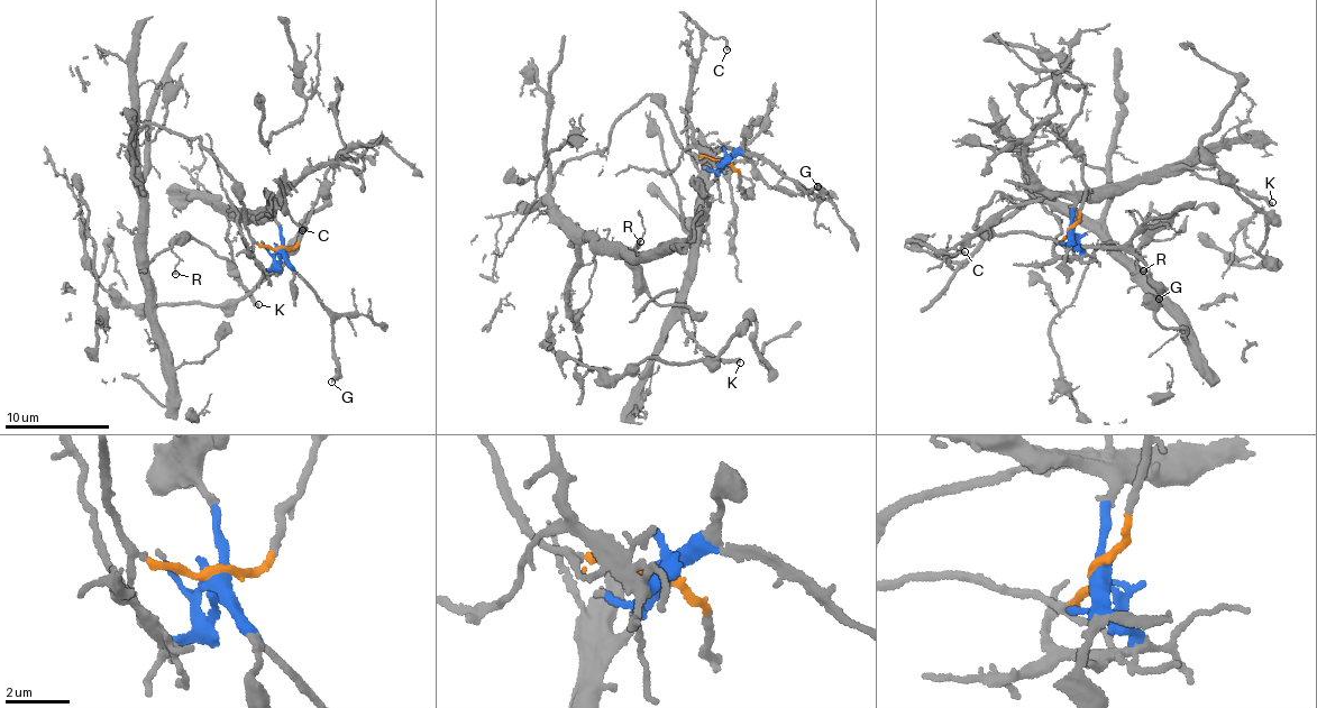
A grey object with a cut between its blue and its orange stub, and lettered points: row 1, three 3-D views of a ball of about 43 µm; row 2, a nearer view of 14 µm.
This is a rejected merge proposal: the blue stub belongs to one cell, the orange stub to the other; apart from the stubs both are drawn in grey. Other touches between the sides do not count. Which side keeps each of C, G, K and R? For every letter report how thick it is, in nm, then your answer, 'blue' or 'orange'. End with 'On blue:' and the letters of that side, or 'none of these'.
C: 160 nm | blue
G: 260 nm | blue
K: 280 nm | blue
R: 120 nm | orange
On blue: C, G, K

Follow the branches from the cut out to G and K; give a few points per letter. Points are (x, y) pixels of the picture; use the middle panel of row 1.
G: (723, 161), (750, 155), (805, 192), (817, 186)
K: (723, 161), (706, 190), (695, 270), (679, 313), (684, 332), (697, 347), (740, 361)

